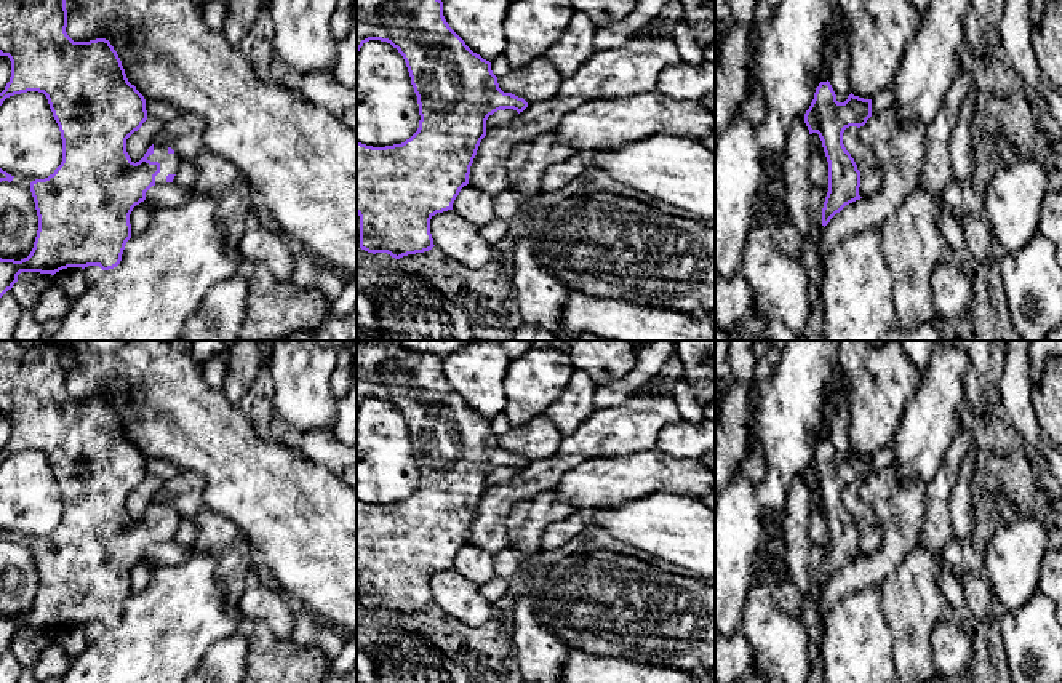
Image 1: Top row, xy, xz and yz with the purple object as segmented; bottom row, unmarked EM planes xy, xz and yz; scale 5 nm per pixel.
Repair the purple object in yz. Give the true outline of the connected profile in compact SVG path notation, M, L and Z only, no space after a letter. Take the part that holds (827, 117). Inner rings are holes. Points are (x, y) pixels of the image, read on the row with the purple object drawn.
M828 80L819 83L814 93L814 99L804 114L804 123L809 130L809 134L812 133L819 134L828 162L828 192L822 208L824 227L846 205L862 198L859 195L860 171L857 170L854 158L843 144L843 133L849 126L857 126L857 128L864 126L870 117L872 117L872 99L864 99L851 93L844 102L838 102L836 94Z

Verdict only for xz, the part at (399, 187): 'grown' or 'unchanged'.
unchanged

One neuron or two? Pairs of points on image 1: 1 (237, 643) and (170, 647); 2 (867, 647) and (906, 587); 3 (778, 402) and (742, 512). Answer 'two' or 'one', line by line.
1: two
2: two
3: one

